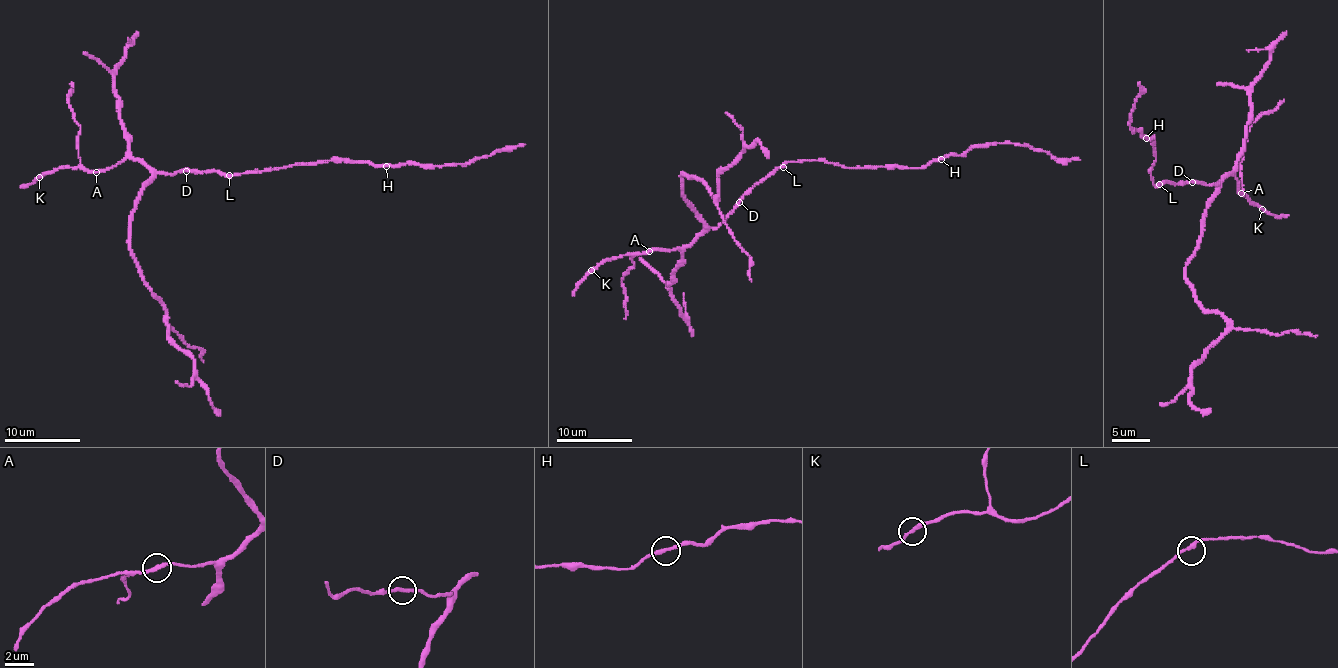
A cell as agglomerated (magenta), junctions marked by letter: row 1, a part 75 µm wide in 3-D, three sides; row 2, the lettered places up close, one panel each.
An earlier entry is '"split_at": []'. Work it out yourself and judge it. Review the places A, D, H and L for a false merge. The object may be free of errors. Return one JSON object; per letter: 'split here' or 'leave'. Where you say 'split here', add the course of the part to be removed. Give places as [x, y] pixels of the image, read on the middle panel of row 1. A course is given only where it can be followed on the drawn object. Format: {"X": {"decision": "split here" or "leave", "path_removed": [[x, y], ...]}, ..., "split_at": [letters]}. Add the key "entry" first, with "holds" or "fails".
{"entry": "holds", "A": {"decision": "leave"}, "D": {"decision": "leave"}, "H": {"decision": "leave"}, "L": {"decision": "leave"}, "split_at": []}

